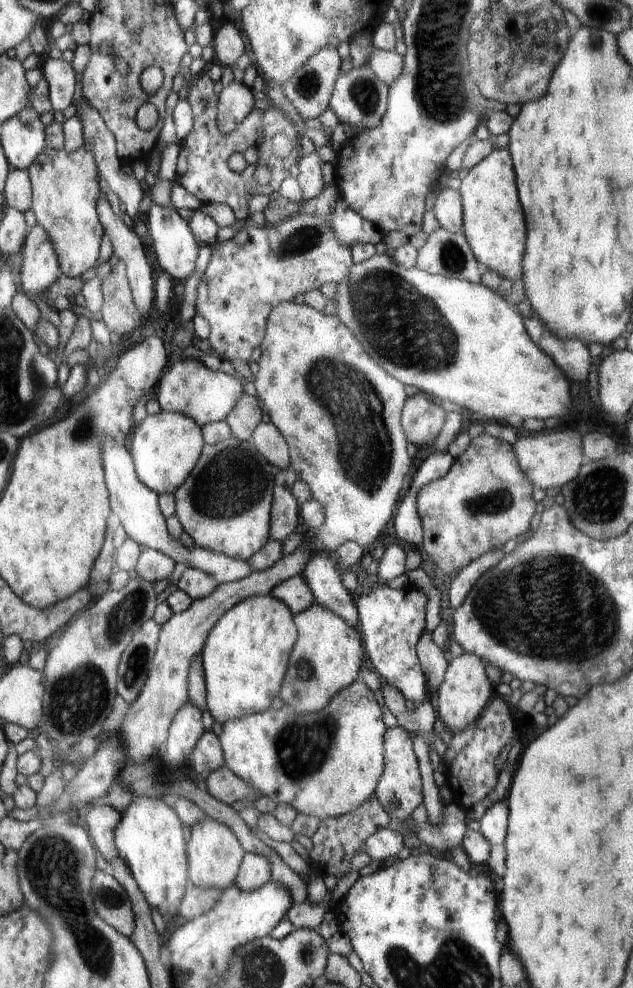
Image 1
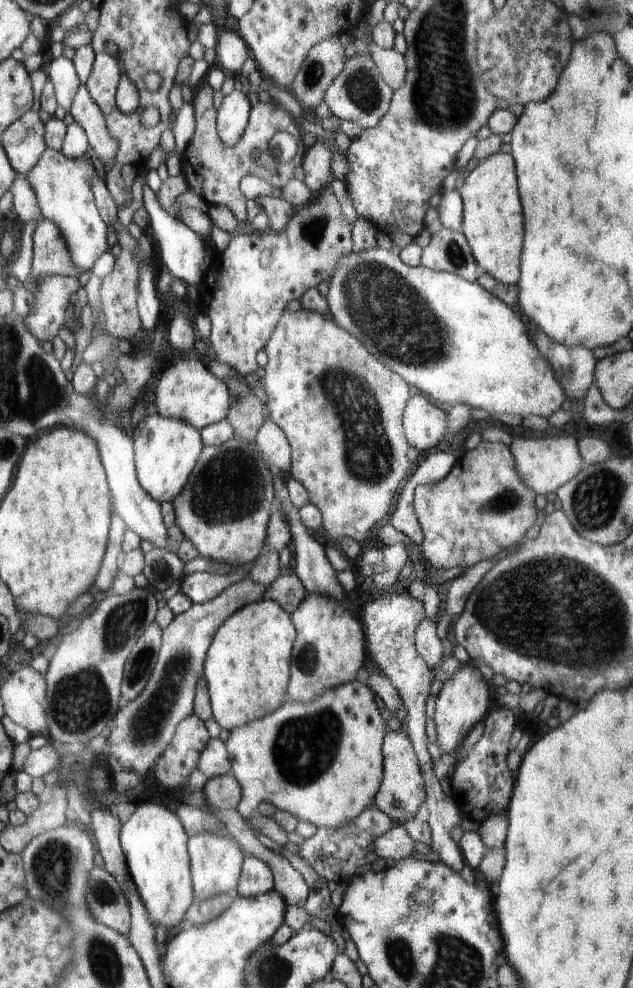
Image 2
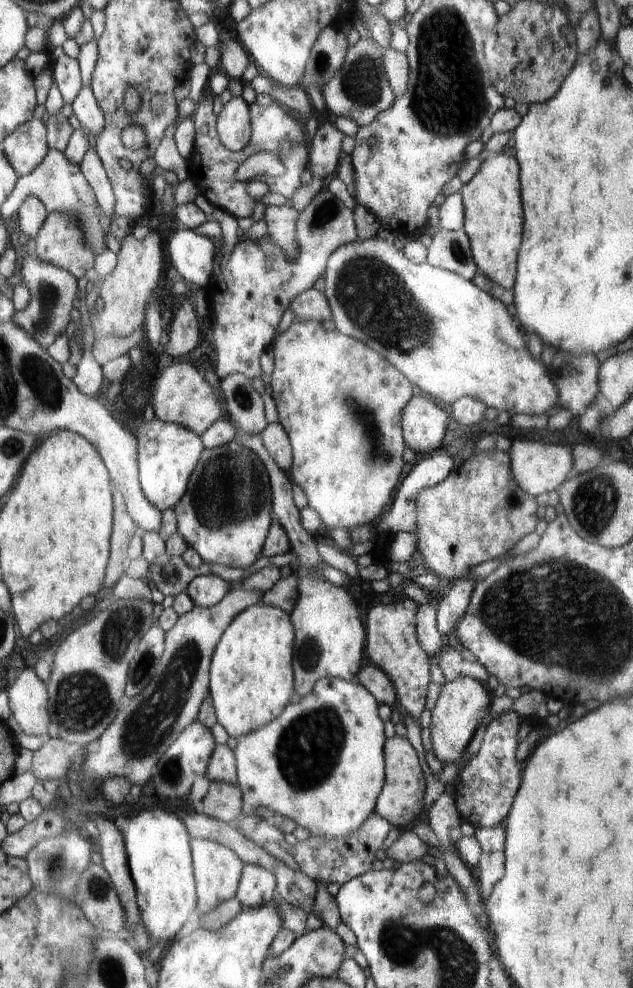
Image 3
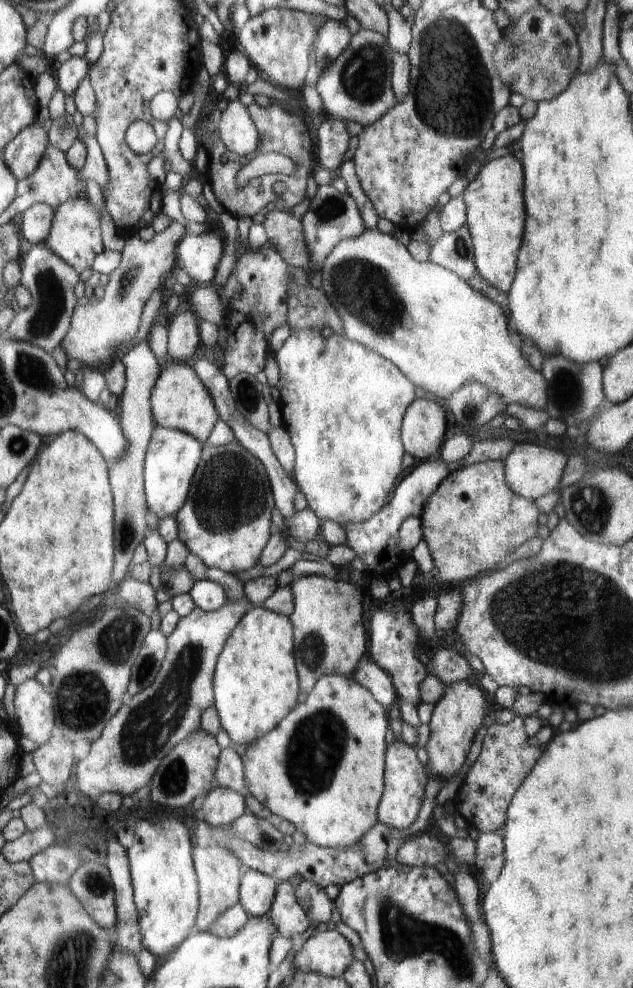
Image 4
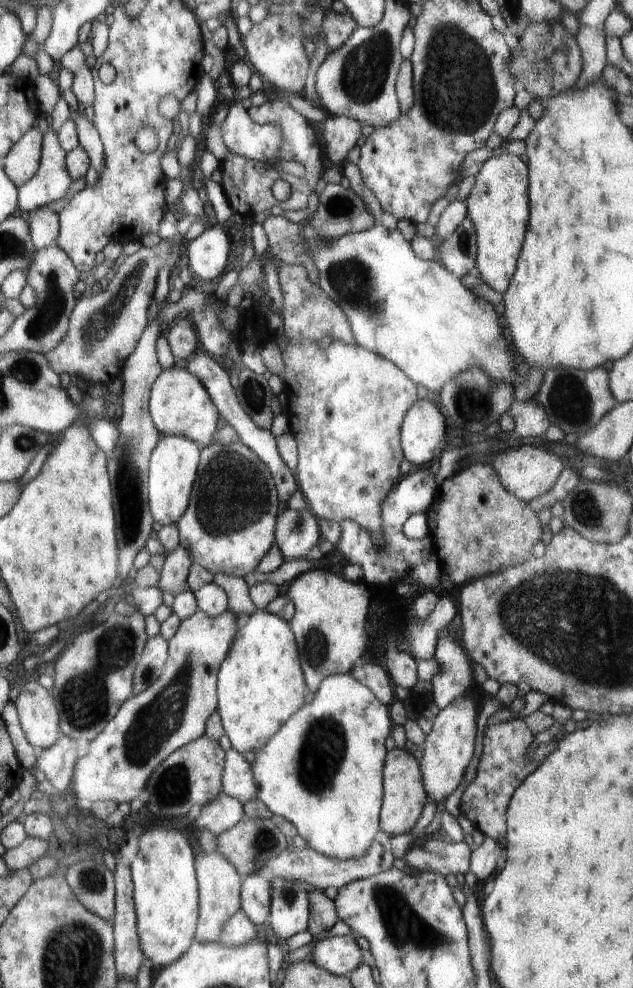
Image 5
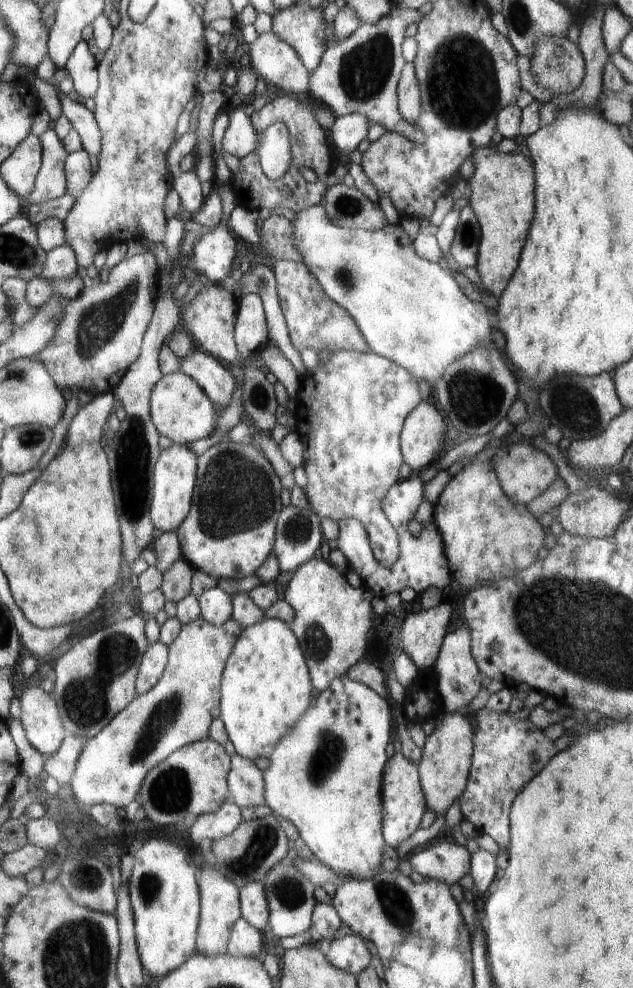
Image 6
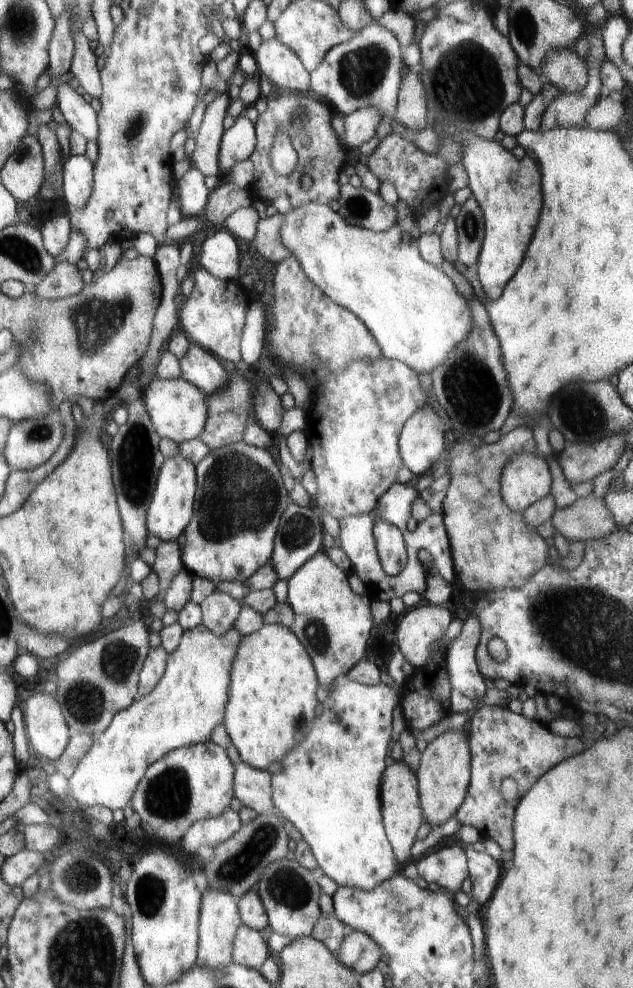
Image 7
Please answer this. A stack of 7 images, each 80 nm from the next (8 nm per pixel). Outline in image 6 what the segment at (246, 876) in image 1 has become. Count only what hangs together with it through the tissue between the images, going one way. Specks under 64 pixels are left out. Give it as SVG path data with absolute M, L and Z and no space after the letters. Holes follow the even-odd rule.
M262 882L248 883L239 889L242 918L260 931L269 922L268 903Z

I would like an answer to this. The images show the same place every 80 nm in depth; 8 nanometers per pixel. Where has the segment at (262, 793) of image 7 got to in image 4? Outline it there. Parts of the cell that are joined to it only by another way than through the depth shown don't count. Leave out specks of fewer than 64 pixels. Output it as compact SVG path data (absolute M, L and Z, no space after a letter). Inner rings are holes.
M232 746L223 750L215 770L215 780L218 786L245 796L248 794L243 760Z

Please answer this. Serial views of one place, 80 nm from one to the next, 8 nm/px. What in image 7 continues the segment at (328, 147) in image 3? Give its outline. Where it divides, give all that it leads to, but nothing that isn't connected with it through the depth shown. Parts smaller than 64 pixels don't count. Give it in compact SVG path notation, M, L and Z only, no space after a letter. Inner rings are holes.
M366 107L352 115L345 116L343 119L345 134L341 137L344 139L345 146L356 148L370 140L375 136L376 128L378 128L381 119L380 111L374 107Z

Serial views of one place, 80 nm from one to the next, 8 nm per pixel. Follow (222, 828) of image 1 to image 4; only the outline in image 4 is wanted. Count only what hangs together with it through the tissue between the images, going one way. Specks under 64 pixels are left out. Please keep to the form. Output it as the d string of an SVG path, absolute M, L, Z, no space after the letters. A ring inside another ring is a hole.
M197 844L194 853L200 887L200 910L196 928L208 932L216 919L239 902L244 868L235 853L220 845L204 848Z

